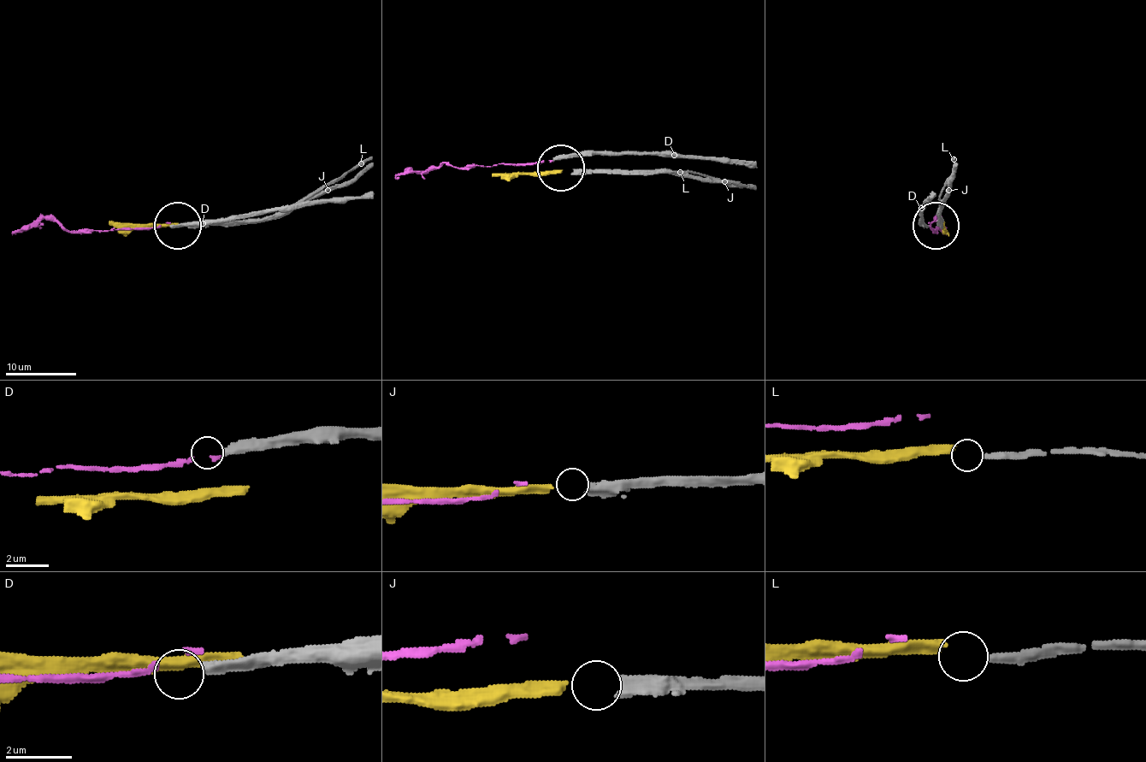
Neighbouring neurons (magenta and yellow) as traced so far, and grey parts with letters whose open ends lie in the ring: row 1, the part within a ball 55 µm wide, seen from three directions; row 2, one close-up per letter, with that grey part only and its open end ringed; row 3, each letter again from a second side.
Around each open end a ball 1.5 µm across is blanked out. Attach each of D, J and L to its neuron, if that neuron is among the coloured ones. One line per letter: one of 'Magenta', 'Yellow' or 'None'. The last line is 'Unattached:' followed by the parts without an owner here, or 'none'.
D: None
J: Yellow
L: None
Unattached: D, L

